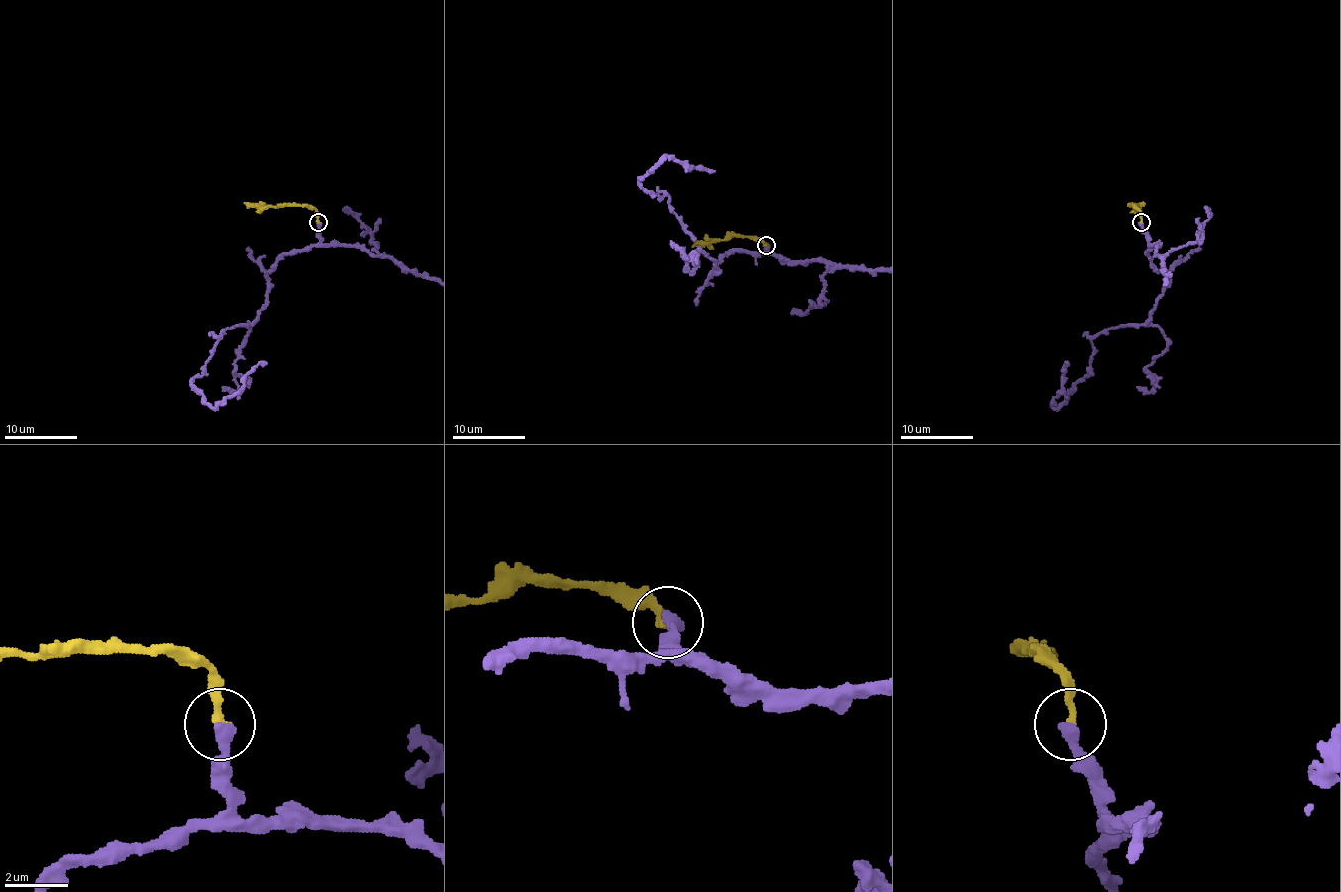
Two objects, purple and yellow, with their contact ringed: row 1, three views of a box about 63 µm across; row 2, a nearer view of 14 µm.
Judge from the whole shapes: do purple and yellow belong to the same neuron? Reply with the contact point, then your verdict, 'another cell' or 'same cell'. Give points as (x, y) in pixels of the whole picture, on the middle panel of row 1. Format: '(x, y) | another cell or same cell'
(766, 245) | same cell

